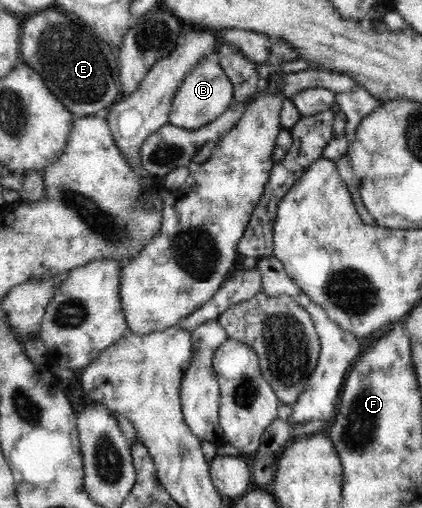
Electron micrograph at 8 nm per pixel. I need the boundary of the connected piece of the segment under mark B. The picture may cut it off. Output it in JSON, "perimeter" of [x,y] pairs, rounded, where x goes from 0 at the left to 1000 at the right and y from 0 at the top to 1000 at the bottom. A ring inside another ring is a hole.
{"perimeter":[[[509,112],[467,126],[415,181],[405,205],[400,242],[419,252],[453,258],[479,252],[521,232],[550,209],[555,173],[526,130]]]}

